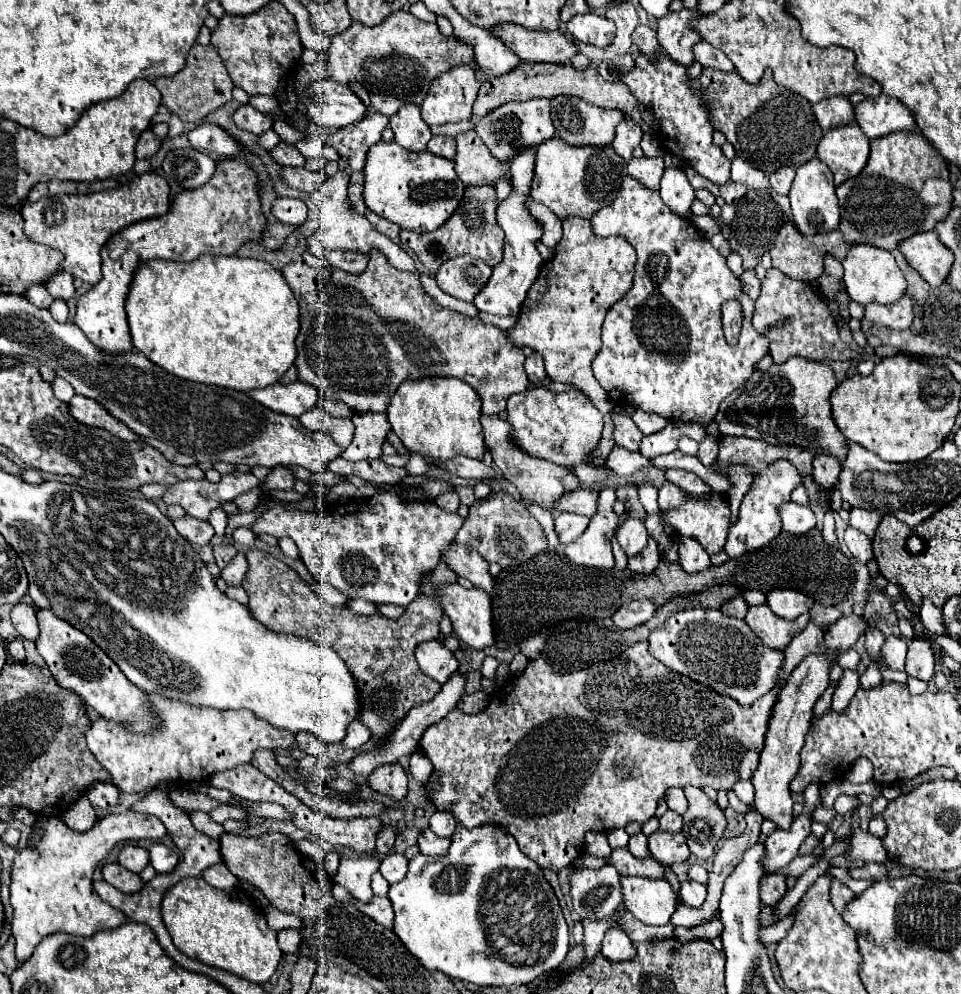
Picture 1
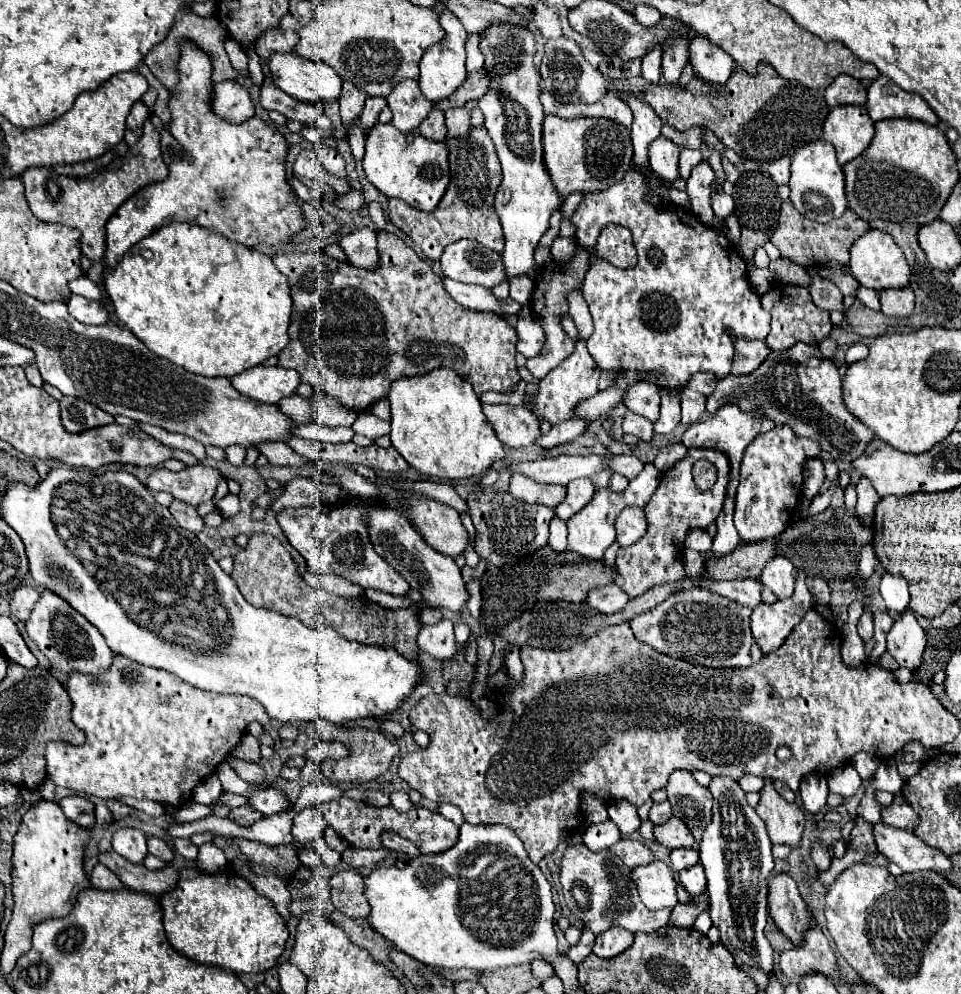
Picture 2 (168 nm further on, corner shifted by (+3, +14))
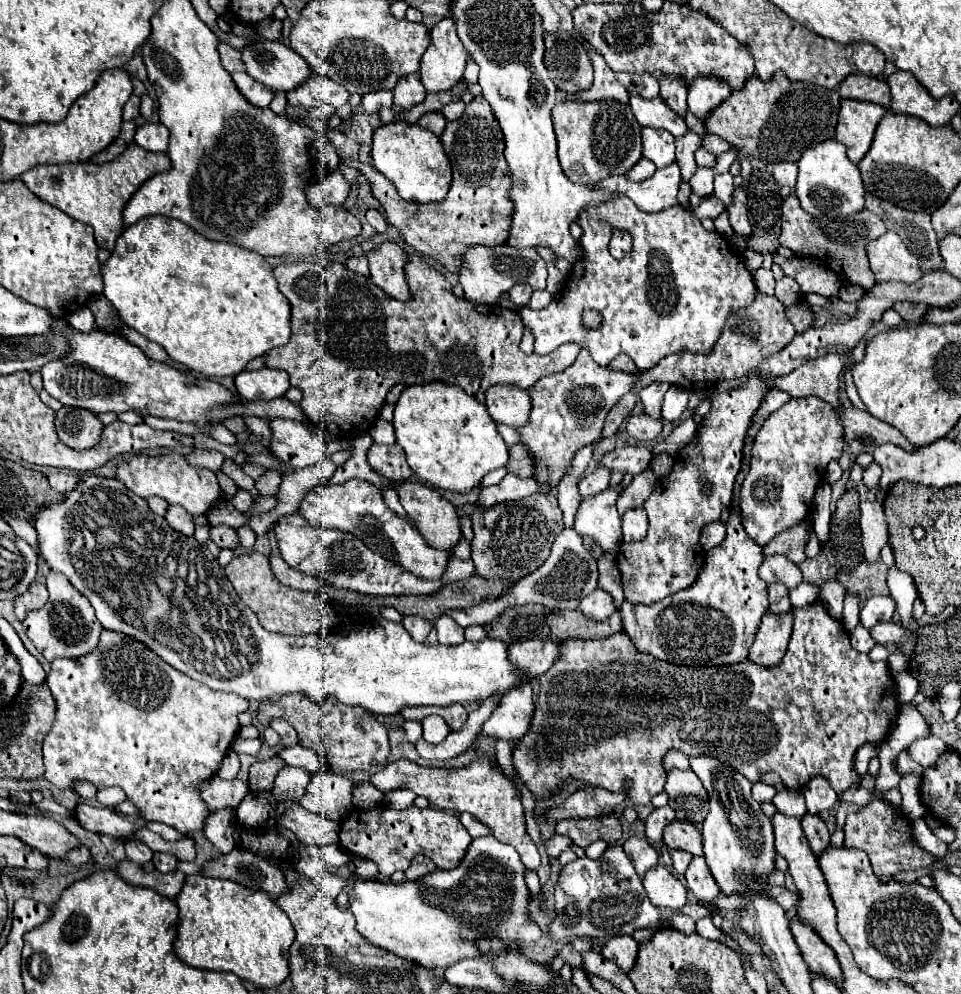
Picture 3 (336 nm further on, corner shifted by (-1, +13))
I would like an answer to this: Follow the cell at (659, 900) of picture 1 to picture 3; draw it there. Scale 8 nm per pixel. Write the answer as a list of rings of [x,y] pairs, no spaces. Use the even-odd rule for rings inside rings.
[[[662,864],[644,874],[644,888],[650,902],[658,908],[680,910],[686,904],[686,886]]]

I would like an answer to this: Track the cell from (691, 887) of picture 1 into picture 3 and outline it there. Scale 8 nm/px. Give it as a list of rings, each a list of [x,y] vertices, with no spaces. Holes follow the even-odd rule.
[[[694,856],[688,870],[686,870],[686,886],[692,890],[692,894],[700,902],[708,902],[718,896],[718,886],[706,866],[706,860],[702,856]]]

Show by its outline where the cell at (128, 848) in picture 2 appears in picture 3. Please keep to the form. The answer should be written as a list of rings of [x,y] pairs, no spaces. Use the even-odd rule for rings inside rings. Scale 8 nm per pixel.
[[[128,840],[126,842],[126,858],[136,862],[136,864],[148,862],[152,858],[152,854],[154,852],[144,842],[140,842],[140,840]]]

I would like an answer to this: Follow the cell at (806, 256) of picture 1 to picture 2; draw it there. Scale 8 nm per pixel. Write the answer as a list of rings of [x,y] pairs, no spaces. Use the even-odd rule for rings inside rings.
[[[784,201],[778,217],[778,229],[772,233],[770,241],[780,249],[782,257],[794,261],[800,267],[812,267],[812,265],[824,265],[830,261],[836,261],[840,265],[848,265],[850,261],[850,247],[852,243],[862,237],[870,229],[868,221],[860,219],[852,209],[848,209],[840,219],[830,221],[826,225],[808,221],[798,209],[792,205],[792,201]]]

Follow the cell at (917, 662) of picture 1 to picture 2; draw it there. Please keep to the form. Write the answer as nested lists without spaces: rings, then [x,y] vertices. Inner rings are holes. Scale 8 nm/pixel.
[[[904,611],[886,633],[888,653],[900,663],[900,667],[916,669],[922,663],[922,653],[926,647],[924,629],[916,621],[912,611]]]

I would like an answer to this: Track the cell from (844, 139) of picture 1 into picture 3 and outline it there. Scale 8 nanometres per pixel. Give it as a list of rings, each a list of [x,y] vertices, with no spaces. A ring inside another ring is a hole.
[[[842,100],[836,126],[836,140],[846,146],[846,154],[854,164],[858,164],[868,152],[874,140],[876,126],[884,114],[886,108],[880,104]]]

